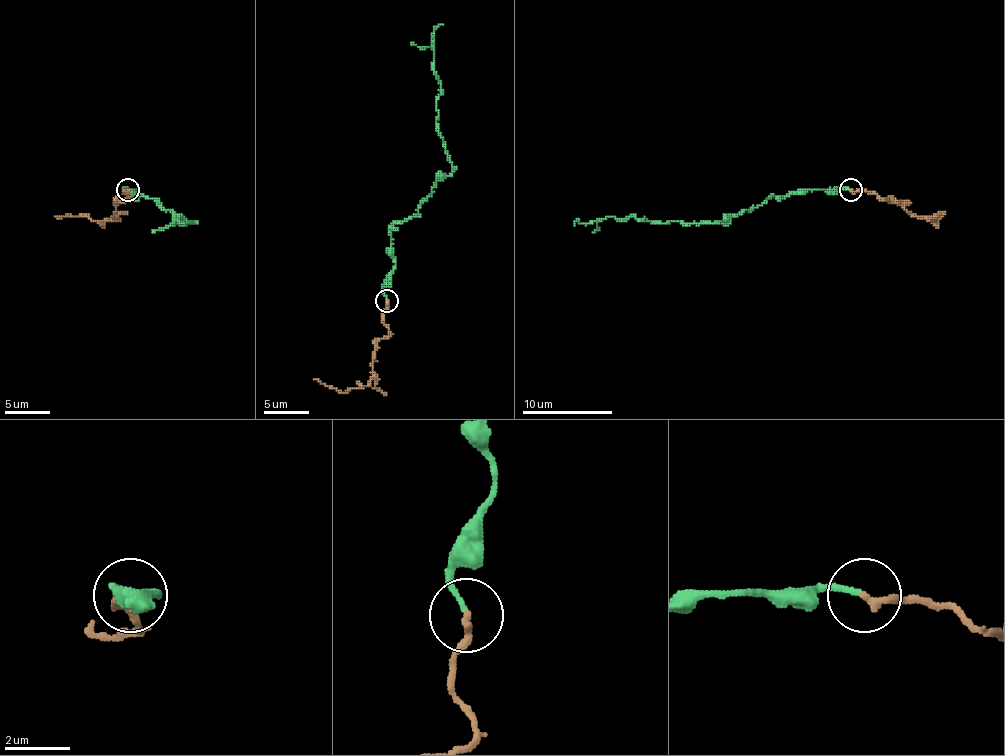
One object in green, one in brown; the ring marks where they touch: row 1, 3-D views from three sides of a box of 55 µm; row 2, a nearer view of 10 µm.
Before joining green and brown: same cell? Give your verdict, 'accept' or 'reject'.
reject

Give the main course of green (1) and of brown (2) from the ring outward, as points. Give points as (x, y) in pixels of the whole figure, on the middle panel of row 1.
1: (386, 300), (391, 228), (411, 219), (452, 171), (436, 128), (434, 31), (443, 24)
2: (386, 300), (384, 325), (388, 334), (377, 343), (370, 381), (366, 386), (339, 393), (314, 379)

